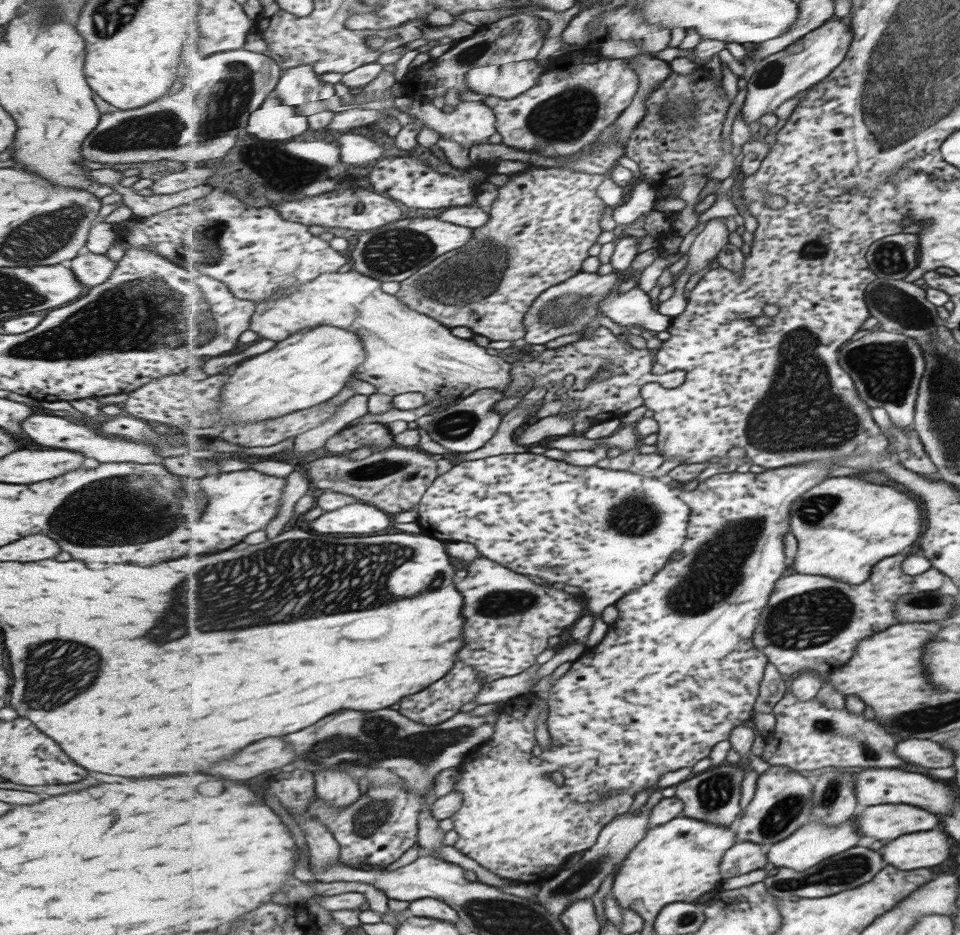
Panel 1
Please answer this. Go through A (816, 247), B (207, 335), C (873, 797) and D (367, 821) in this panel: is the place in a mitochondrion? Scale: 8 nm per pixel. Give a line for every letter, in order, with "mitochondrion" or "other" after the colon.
A: other
B: mitochondrion
C: other
D: mitochondrion

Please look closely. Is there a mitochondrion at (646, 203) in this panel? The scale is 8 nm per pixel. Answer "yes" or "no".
no

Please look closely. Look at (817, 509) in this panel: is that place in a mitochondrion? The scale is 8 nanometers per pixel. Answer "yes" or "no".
yes

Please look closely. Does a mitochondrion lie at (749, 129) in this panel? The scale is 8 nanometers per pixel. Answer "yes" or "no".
no

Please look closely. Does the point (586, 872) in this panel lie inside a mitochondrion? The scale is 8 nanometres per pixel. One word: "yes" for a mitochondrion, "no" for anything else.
yes

